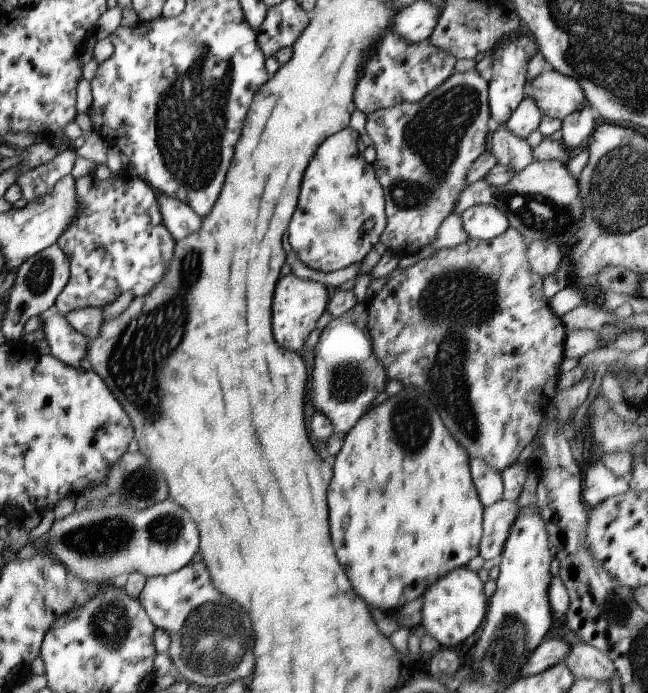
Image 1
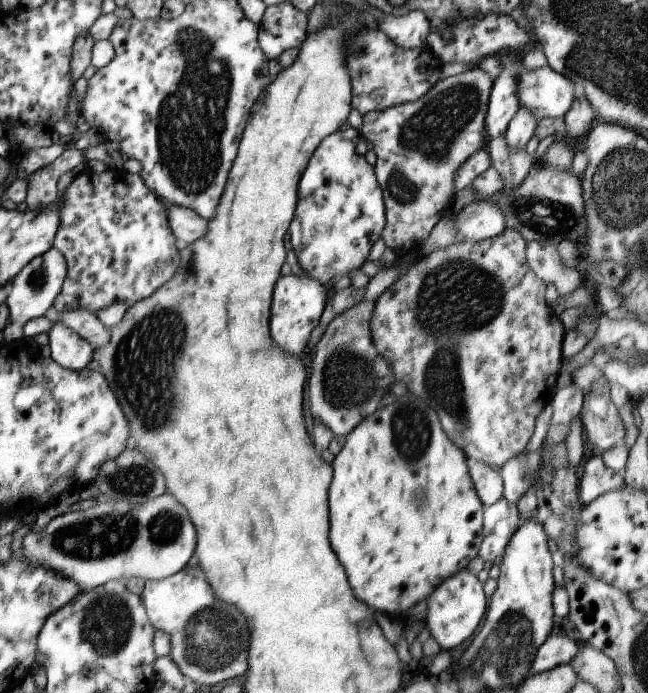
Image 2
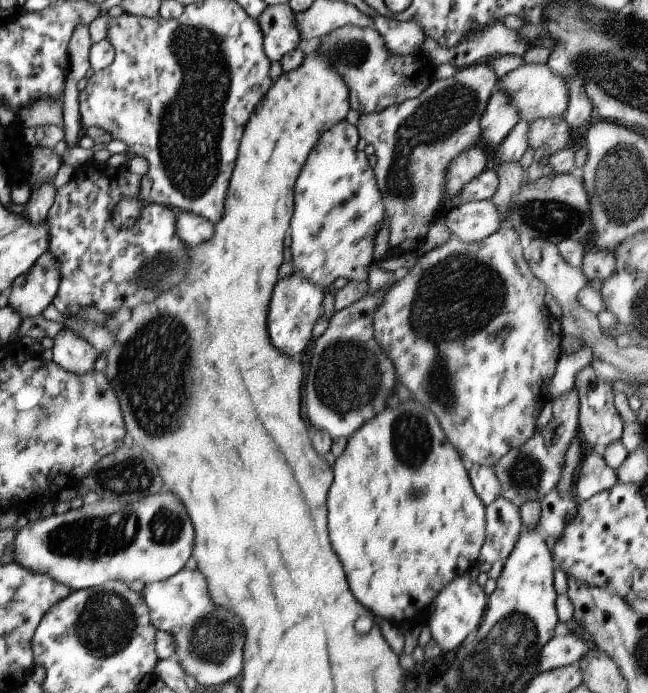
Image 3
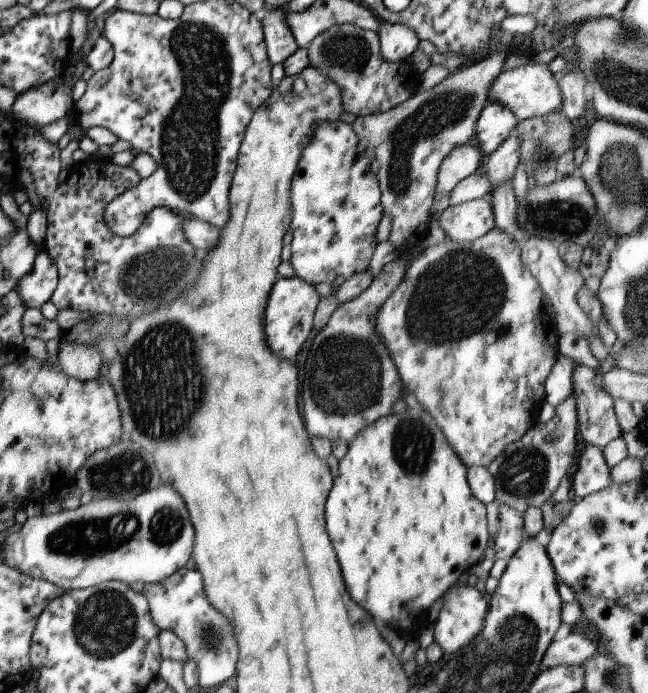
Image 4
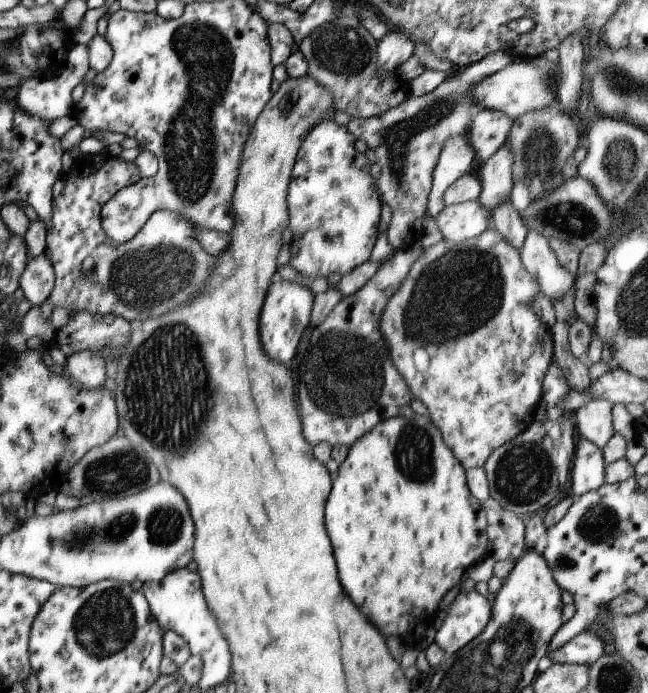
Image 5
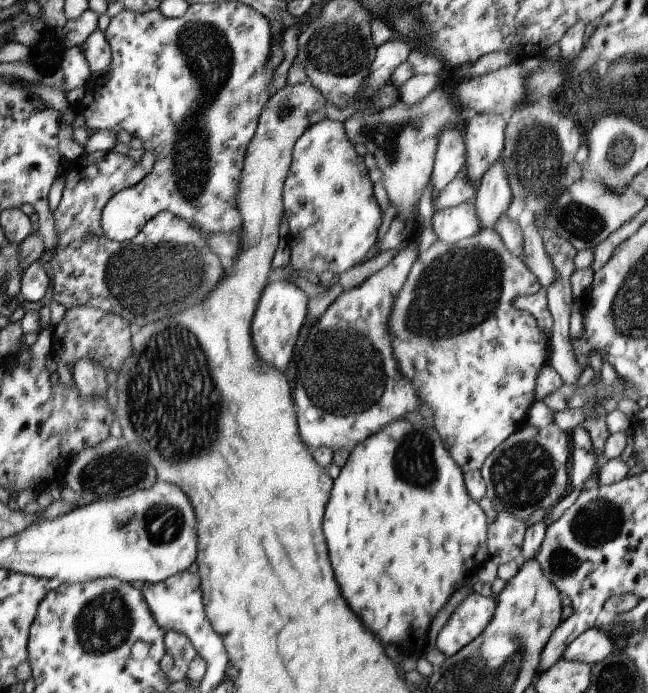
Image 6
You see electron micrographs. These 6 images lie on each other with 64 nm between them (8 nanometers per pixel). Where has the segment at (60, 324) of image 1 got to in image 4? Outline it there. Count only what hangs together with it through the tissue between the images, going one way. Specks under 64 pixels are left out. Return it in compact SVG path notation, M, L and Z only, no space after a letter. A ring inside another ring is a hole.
M61 336L59 340L59 354L57 354L57 368L65 372L69 378L77 378L83 382L91 382L105 374L103 356L95 348L85 346L71 346Z

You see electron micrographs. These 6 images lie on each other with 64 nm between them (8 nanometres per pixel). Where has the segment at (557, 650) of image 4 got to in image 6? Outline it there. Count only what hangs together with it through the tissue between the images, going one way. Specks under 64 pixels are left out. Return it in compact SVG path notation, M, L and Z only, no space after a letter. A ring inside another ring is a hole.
M589 628L579 638L575 638L567 650L563 652L563 660L569 662L583 662L583 664L597 664L617 648L611 644L611 638L601 632L601 628Z

